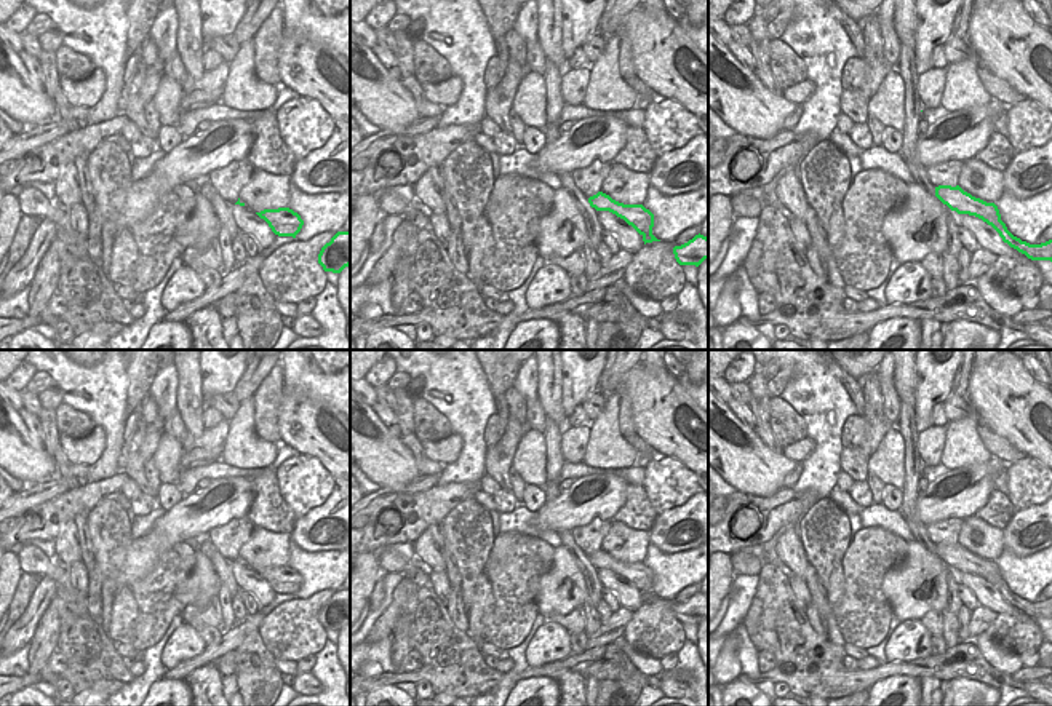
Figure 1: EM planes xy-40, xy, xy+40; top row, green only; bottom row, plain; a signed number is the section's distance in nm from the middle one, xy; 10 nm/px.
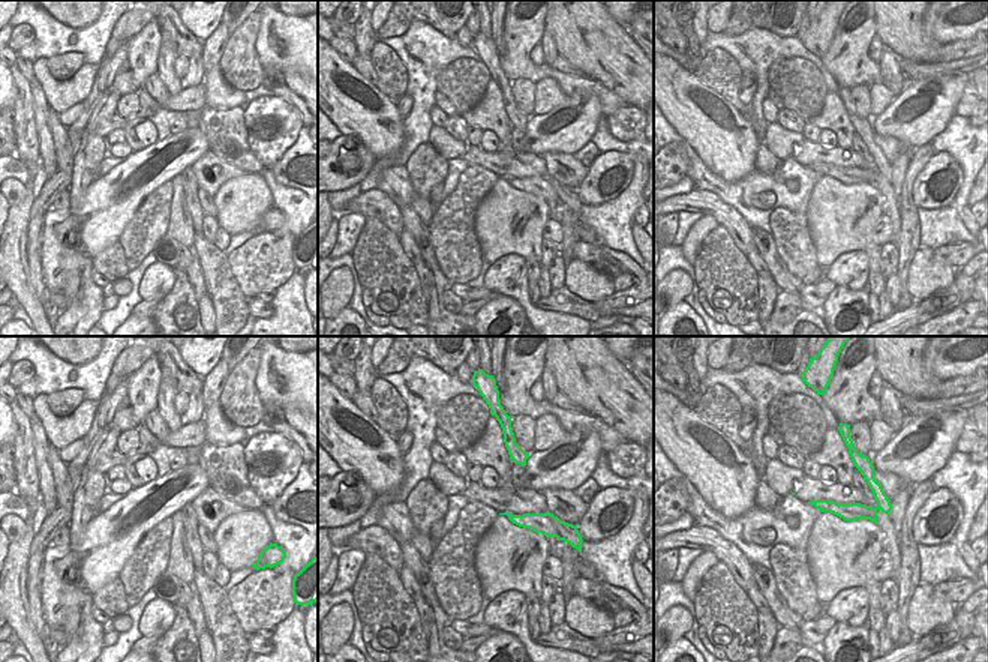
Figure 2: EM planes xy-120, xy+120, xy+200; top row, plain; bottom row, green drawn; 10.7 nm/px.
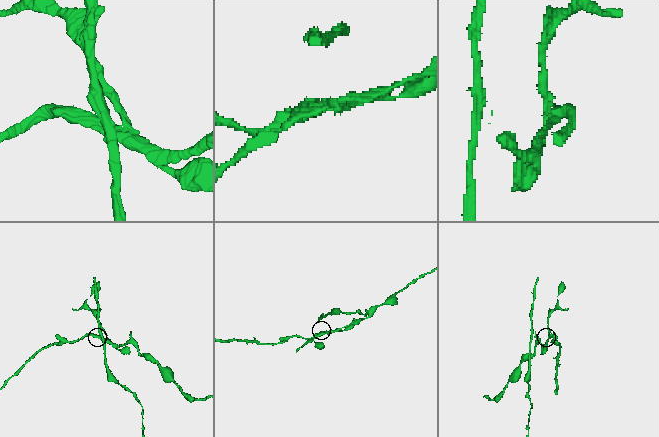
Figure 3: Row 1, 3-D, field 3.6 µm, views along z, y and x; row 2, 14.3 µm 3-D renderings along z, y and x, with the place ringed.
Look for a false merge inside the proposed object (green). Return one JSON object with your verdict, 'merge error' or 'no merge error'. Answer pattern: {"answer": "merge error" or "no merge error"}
{"answer": "merge error"}

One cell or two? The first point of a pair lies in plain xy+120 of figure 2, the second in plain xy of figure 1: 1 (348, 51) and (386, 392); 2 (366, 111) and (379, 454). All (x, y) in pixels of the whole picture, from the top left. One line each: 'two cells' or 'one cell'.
1: two cells
2: one cell

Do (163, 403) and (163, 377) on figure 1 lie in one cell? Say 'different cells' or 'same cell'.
same cell

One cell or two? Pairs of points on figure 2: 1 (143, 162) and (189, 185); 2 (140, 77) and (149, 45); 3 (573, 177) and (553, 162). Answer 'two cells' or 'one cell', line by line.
1: two cells
2: one cell
3: one cell

